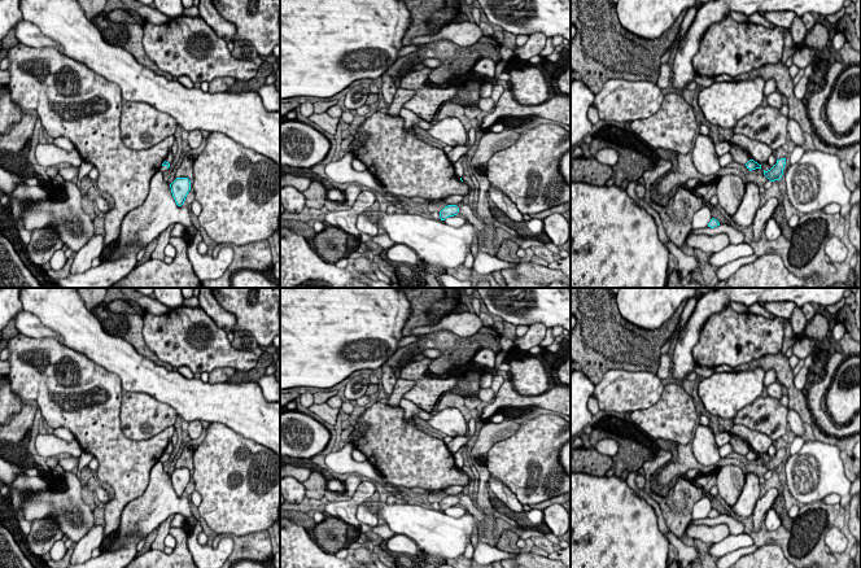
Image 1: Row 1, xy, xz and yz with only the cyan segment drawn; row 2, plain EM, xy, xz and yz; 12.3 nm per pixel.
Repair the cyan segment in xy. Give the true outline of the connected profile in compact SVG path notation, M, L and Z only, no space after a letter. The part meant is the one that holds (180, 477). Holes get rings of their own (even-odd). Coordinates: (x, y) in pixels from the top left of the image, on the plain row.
M176 468L171 475L171 484L178 497L182 497L185 491L188 482L191 481L191 471L188 468Z

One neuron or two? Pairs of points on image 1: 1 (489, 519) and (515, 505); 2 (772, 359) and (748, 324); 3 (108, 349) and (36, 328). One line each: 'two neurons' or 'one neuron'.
1: two neurons
2: two neurons
3: two neurons

